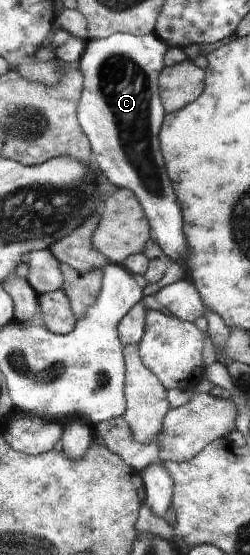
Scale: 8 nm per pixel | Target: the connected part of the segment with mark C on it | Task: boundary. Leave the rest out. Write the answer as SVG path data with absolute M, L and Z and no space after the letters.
M116 32L107 38L86 41L79 68L83 72L82 101L79 103L78 120L90 140L96 163L108 181L118 188L133 191L151 223L152 237L158 241L164 253L181 267L187 261L187 246L182 223L182 208L178 193L167 174L166 161L159 146L159 131L163 127L166 112L163 108L159 79L166 67L167 45L154 32L135 36Z

